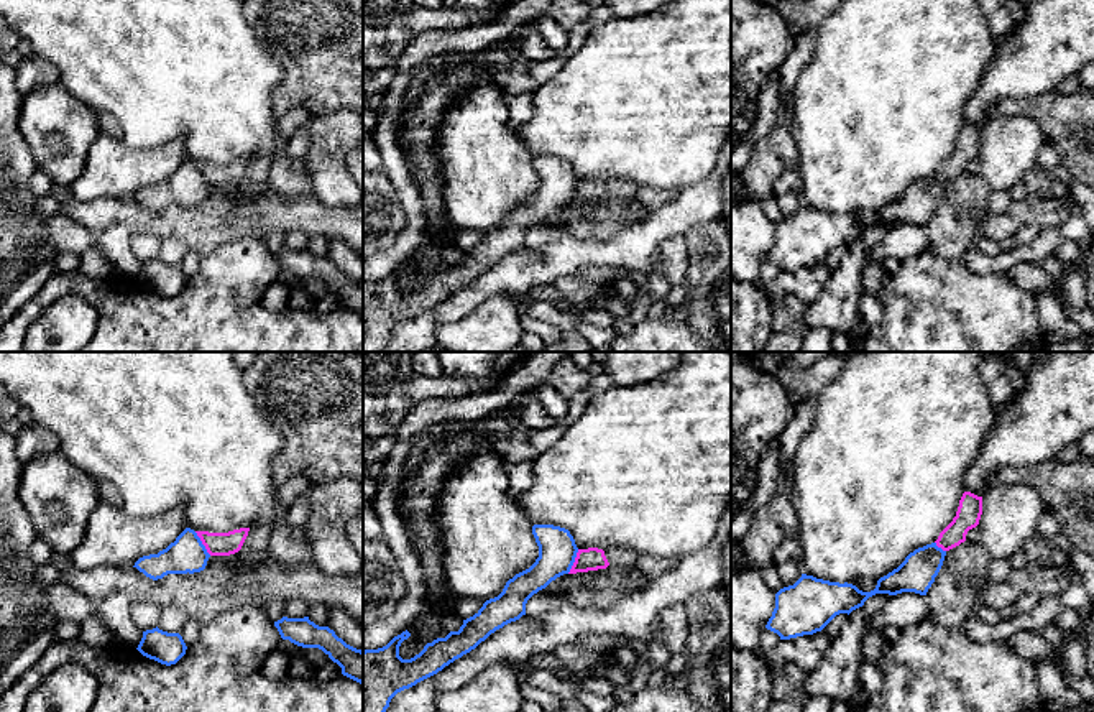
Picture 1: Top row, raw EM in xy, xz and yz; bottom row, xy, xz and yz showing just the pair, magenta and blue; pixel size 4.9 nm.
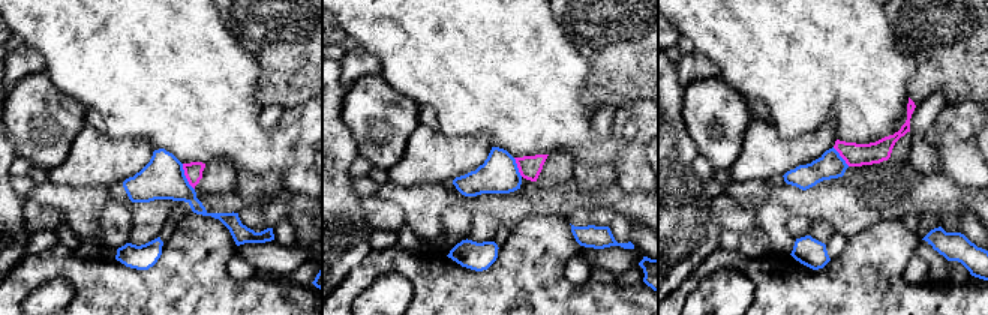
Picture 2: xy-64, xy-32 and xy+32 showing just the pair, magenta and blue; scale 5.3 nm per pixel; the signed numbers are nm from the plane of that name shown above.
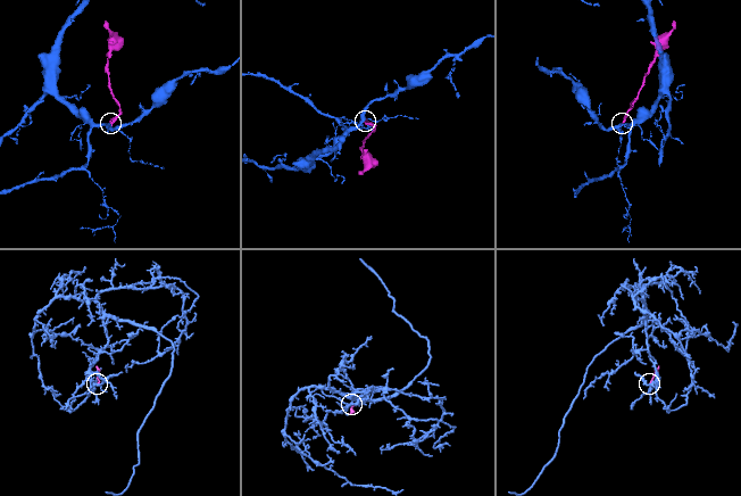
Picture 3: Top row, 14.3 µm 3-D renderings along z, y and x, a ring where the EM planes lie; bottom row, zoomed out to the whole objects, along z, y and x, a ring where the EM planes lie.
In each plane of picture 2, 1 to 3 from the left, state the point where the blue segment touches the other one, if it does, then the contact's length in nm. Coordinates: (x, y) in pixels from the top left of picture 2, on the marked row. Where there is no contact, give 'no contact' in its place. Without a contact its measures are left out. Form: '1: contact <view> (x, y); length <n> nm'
1: contact xy-64 (186, 177); length 160 nm
2: contact xy-32 (517, 167); length 120 nm
3: contact xy+32 (840, 155); length 140 nm

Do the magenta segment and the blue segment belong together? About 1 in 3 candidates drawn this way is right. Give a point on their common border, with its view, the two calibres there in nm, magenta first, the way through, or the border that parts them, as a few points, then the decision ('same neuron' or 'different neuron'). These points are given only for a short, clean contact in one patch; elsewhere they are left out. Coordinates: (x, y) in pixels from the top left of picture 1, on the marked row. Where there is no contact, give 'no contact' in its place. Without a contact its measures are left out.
meets magenta in xy at (202, 543); 110 nm thick on the magenta side, 180 nm on the other; border along xy (194, 531), (211, 554); different neuron

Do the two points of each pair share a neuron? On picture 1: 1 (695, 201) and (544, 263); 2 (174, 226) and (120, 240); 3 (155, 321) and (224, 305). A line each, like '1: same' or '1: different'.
1: same
2: same
3: same

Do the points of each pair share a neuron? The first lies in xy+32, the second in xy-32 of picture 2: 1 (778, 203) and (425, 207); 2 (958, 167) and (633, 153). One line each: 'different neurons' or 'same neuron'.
1: same neuron
2: same neuron

